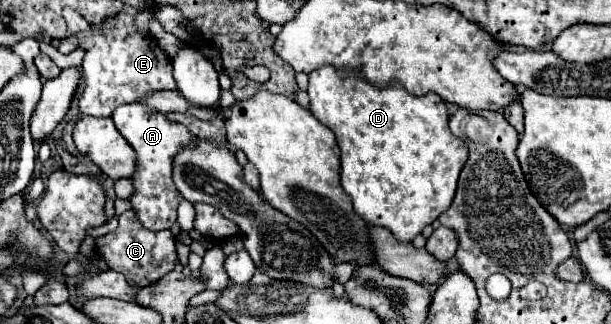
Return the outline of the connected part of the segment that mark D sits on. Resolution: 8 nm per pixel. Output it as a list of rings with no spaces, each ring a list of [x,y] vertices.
[[[322,66],[314,72],[310,72],[310,84],[308,84],[308,96],[310,96],[310,112],[324,124],[328,126],[334,134],[336,134],[336,142],[338,142],[338,148],[340,148],[340,184],[344,188],[344,192],[352,198],[352,206],[354,206],[354,212],[364,218],[368,224],[374,224],[374,226],[384,226],[388,228],[394,238],[398,238],[400,242],[412,242],[424,226],[432,224],[444,210],[448,210],[448,206],[452,204],[454,200],[454,192],[456,192],[456,182],[458,182],[458,174],[462,170],[462,164],[466,162],[466,144],[462,144],[462,140],[458,140],[456,136],[452,136],[450,128],[448,128],[448,108],[444,104],[444,100],[438,96],[438,94],[424,94],[424,96],[412,96],[408,94],[402,86],[390,86],[386,90],[380,90],[380,88],[374,88],[370,86],[368,82],[364,82],[360,76],[356,74],[348,74],[348,72],[342,72],[342,70],[336,70],[336,68],[330,68],[330,66]]]

